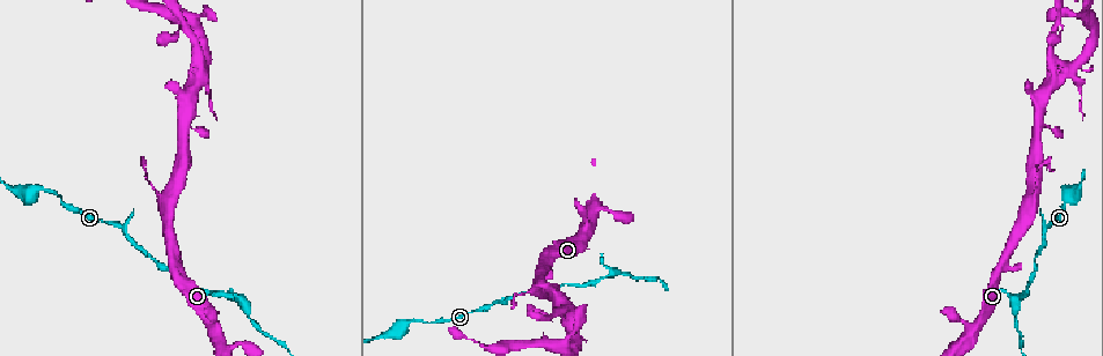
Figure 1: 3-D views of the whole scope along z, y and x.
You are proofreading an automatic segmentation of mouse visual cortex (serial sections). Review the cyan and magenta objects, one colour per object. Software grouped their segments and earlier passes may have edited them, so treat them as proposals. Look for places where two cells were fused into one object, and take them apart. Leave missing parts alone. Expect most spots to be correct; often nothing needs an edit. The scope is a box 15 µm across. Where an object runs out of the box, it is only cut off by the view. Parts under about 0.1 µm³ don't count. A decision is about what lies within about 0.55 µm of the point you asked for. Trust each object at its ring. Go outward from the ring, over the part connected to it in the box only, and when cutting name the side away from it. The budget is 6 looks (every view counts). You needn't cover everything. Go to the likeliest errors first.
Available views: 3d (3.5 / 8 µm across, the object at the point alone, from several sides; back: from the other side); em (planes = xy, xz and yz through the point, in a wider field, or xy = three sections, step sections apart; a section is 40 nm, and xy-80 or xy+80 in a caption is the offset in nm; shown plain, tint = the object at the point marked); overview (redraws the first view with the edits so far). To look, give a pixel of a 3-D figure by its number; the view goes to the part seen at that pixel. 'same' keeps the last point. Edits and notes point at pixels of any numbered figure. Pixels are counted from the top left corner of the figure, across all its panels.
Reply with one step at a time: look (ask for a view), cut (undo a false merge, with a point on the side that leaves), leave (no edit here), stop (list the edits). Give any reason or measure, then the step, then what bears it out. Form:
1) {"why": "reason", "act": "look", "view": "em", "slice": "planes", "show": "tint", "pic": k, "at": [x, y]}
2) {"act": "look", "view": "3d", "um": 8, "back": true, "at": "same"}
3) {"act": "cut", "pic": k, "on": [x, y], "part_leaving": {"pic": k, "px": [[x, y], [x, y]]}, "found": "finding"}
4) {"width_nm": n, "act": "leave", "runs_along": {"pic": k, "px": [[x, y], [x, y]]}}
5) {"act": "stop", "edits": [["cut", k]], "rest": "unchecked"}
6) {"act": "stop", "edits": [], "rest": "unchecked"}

{"why": "thick turns thin", "act": "look", "view": "3d", "um": 8, "pic": 1, "at": [1015, 313]}

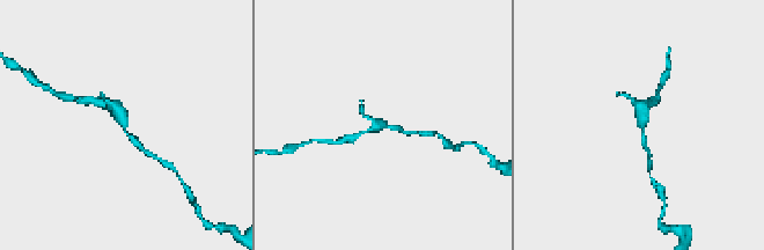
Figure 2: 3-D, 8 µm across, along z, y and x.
{"arm_widths_nm": [150, 200], "why": "need the tissue", "act": "look", "view": "em", "slice": "xy", "step": 5, "show": "tint", "pic": 2, "at": [643, 124]}

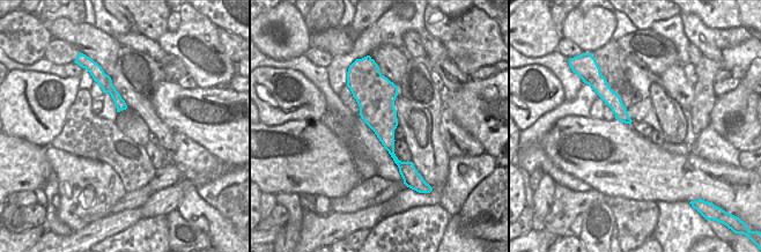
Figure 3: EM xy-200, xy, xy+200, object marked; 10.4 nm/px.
{"act": "leave", "runs_along": {"pic": 3, "px": [[372, 79], [391, 153], [405, 171]]}, "found": "one cell here"}

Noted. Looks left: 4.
{"why": "four arms meet", "act": "look", "view": "3d", "um": 3.5, "pic": 1, "at": [205, 75]}

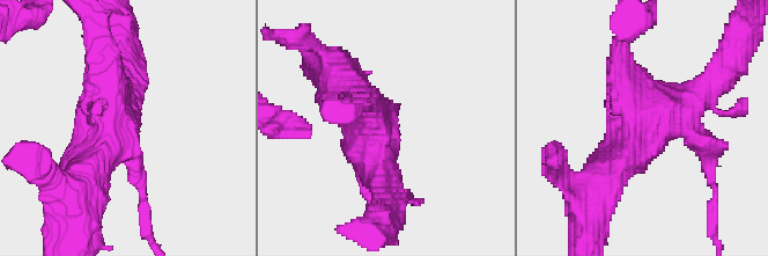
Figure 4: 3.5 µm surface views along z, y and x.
{"arms": 4, "arm_widths_nm": [300, 400, 450, 500], "act": "look", "view": "em", "slice": "xy", "step": 2, "show": "tint", "pic": 4, "at": [118, 124]}

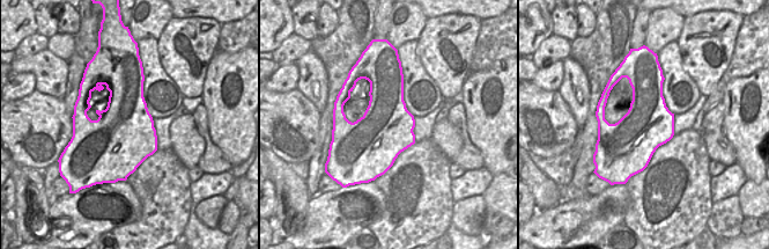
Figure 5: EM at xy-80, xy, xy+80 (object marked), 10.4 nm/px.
{"act": "leave", "runs_along": {"pic": 4, "px": [[593, 187], [641, 126], [702, 94]]}, "found": "all the same cell"}

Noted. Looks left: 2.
{"act": "look", "view": "3d", "um": 8, "pic": 1, "at": [183, 25]}

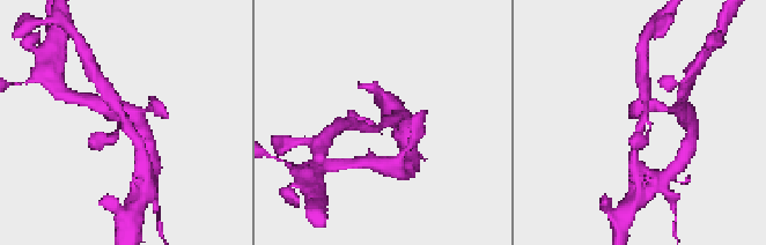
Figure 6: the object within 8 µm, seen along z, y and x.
{"arms": 3, "arm_widths_nm": [250, 250, 250], "act": "look", "view": "em", "slice": "planes", "show": "tint", "pic": 6, "at": [384, 126]}

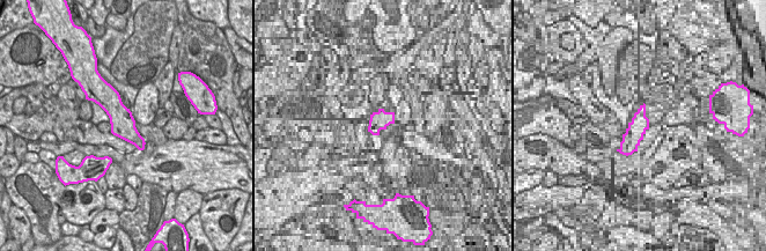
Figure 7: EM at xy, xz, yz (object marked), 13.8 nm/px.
{"act": "leave", "runs_along": {"pic": 6, "px": [[140, 146], [107, 90]]}, "found": "all the same cell"}

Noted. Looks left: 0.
{"act": "stop", "edits": [], "rest": "unchecked"}

